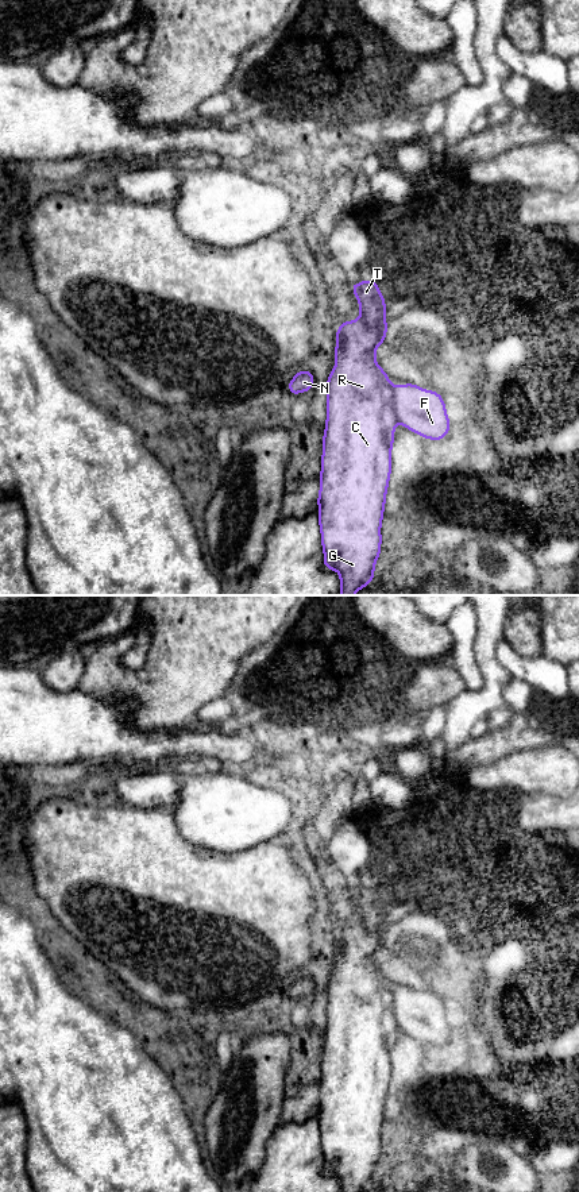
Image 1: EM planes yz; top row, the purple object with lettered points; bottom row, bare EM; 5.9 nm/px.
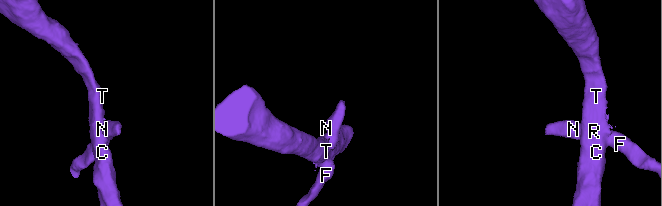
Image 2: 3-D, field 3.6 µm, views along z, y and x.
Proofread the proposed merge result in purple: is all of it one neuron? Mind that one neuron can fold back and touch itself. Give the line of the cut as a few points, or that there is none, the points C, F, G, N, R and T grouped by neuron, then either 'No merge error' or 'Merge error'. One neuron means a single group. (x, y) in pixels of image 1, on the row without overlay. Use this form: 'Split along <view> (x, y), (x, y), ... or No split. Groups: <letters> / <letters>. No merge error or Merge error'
Split along yz (388, 986), (392, 994), (393, 1018), (398, 1025). Groups: C G R T / F N. Merge error

